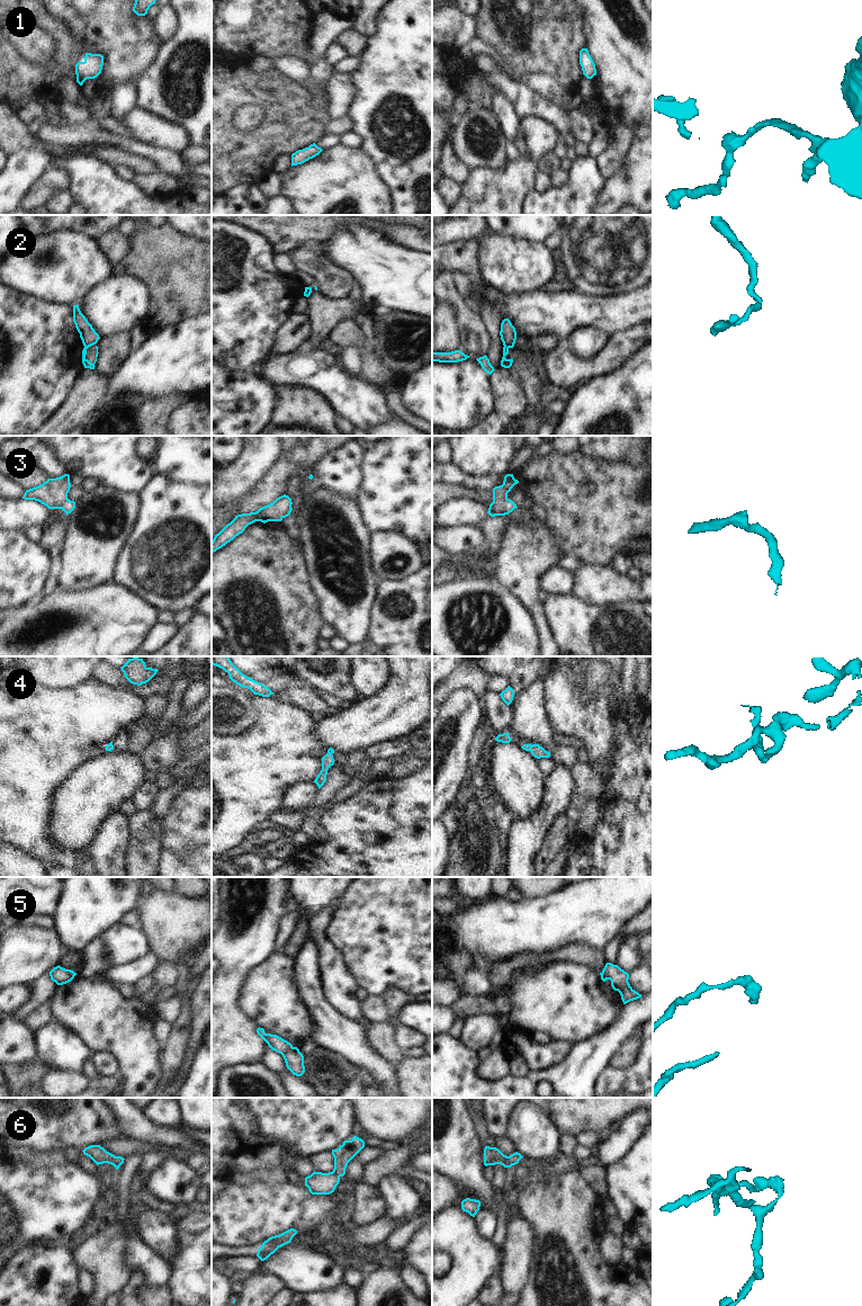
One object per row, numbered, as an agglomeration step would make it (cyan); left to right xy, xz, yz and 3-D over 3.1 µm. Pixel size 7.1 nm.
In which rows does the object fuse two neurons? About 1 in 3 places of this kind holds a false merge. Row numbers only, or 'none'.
2, 5

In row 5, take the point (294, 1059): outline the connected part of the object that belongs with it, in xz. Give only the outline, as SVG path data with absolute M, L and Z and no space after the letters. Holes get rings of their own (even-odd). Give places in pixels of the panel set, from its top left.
M291 1047L282 1054L287 1068L296 1076L302 1076L305 1072L304 1056L297 1047Z

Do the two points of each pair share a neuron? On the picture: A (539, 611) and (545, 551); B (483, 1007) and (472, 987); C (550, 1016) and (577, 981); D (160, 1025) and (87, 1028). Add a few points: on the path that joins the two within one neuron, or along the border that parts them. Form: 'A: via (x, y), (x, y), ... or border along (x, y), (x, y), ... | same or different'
A: via (531, 597), (531, 565) | same
B: border along (486, 994), (463, 996) | different
C: via (559, 1007), (574, 990) | same
D: border along (152, 1025), (152, 1034), (161, 1044) | different

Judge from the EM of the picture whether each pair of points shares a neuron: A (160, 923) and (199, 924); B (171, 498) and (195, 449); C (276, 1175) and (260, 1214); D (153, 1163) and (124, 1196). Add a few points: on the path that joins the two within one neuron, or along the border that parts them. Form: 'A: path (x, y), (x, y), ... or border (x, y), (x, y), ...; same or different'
A: path (170, 923), (189, 923); same
B: border (155, 473), (199, 486); different
C: border (286, 1180), (254, 1180), (248, 1183); different
D: border (143, 1156), (134, 1186); different

